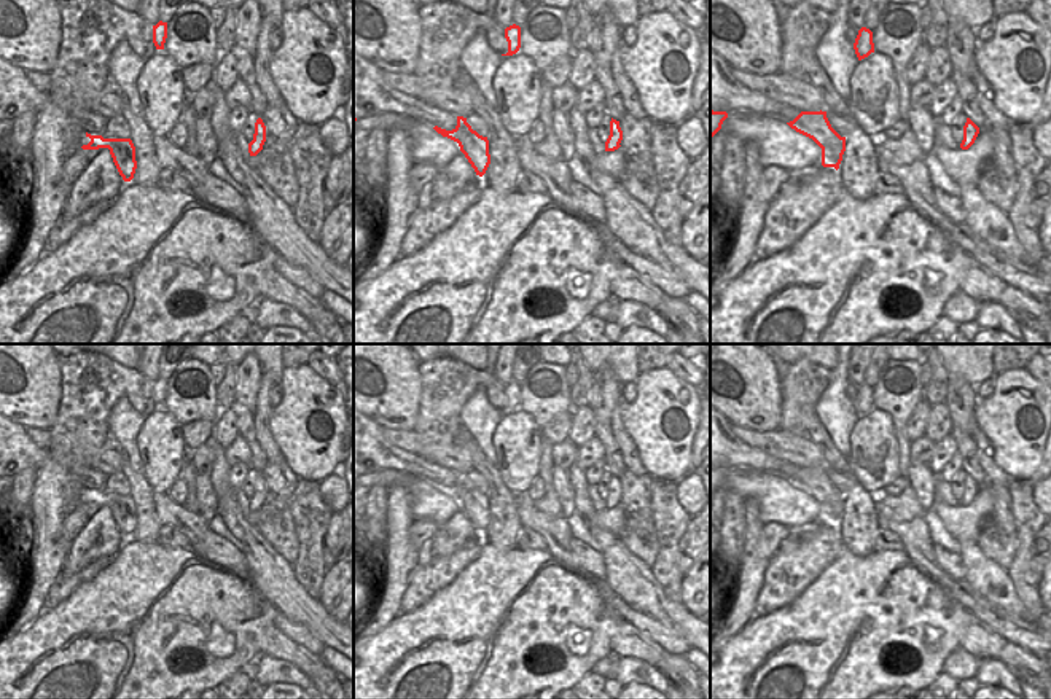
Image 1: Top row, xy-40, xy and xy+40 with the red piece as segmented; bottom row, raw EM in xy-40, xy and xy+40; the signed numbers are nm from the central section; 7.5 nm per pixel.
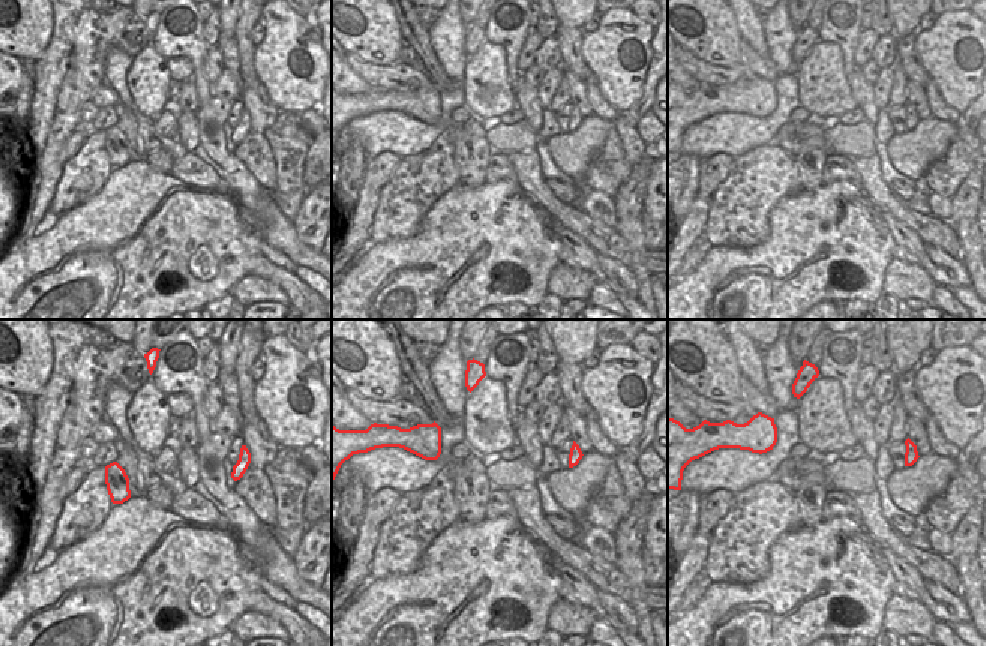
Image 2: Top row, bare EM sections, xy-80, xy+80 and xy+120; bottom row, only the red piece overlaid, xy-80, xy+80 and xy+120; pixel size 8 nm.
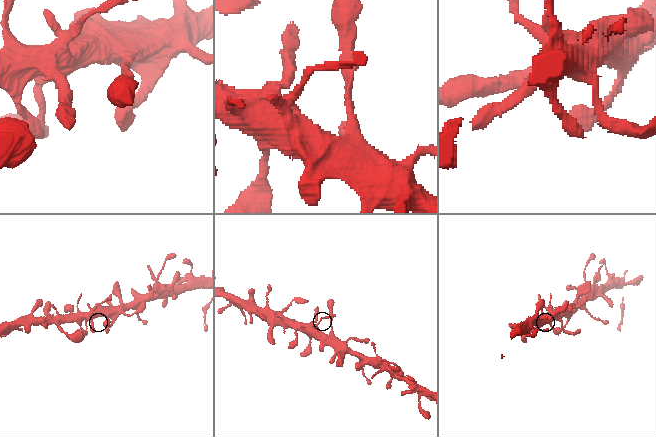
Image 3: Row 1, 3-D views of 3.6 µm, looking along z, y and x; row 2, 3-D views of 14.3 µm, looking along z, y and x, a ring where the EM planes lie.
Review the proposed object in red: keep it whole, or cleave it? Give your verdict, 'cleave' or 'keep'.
keep

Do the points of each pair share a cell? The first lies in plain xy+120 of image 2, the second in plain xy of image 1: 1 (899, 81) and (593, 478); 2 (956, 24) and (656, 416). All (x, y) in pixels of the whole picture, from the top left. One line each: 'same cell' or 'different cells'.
1: same cell
2: same cell

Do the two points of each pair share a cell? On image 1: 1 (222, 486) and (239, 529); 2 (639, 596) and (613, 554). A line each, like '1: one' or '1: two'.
1: two
2: one

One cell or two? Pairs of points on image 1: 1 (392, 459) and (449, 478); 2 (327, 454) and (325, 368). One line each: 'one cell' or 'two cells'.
1: one cell
2: two cells

